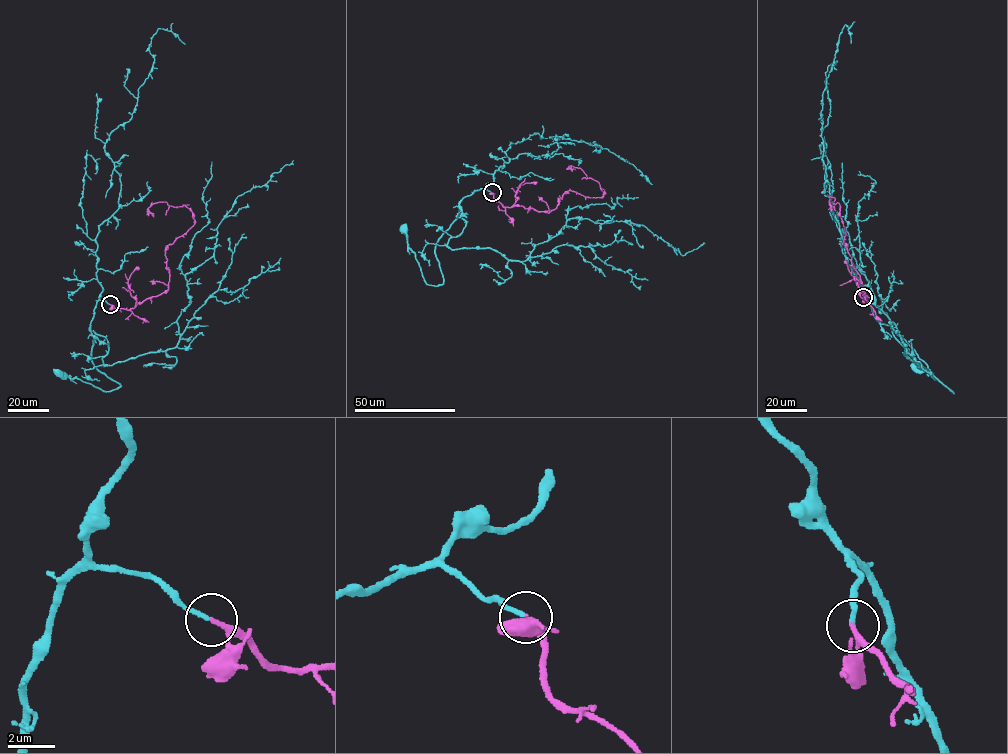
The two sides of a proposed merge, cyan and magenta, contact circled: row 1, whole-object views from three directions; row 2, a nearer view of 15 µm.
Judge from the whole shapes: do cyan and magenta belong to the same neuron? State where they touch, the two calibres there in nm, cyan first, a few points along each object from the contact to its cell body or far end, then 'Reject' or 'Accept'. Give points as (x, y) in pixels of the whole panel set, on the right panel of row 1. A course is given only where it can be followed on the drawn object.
Place: (863, 297). Thickness 180 nm (cyan) against 150 nm. Course of cyan: (863, 297), (863, 292), (875, 318), (889, 325), (933, 375), (954, 393), (916, 367). Course of magenta: (863, 297), (870, 305), (843, 241), (840, 207), (829, 196), (831, 211). Accept

